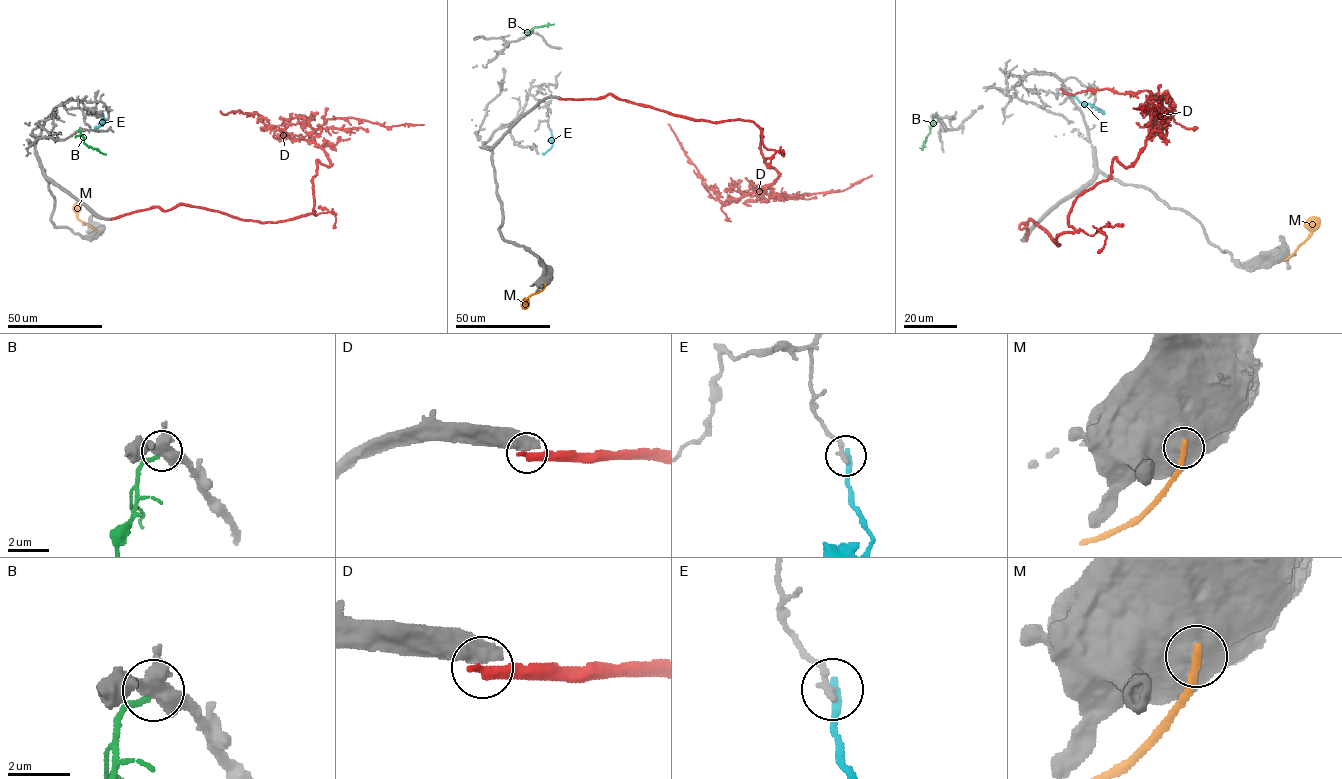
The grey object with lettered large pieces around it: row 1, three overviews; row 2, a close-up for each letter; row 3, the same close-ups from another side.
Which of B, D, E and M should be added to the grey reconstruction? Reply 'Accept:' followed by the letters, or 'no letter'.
Accept: no letter

